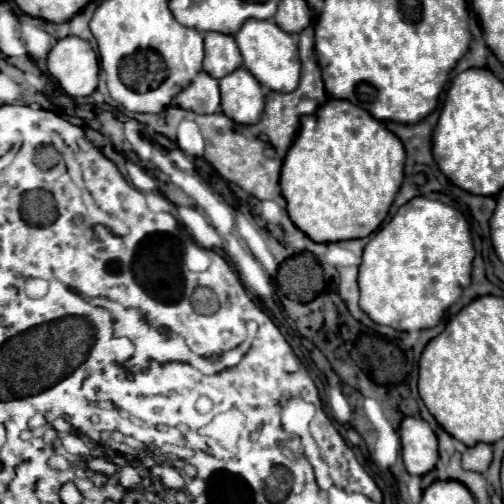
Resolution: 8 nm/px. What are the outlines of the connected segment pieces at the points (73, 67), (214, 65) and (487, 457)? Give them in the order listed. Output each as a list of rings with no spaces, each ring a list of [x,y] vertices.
[[[70,35],[48,53],[48,72],[70,97],[86,97],[98,85],[98,57],[88,41]]]
[[[204,33],[204,51],[206,57],[202,69],[214,79],[222,79],[242,65],[242,55],[232,35]]]
[[[476,443],[462,453],[462,467],[476,473],[486,473],[492,461],[492,447],[488,443]]]

